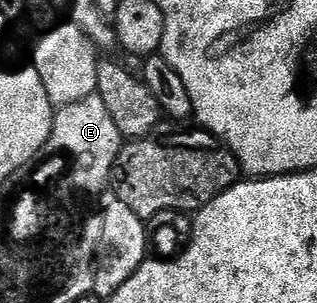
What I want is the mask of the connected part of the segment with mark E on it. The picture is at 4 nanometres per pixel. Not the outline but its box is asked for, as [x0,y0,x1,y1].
[49,94,122,188]

